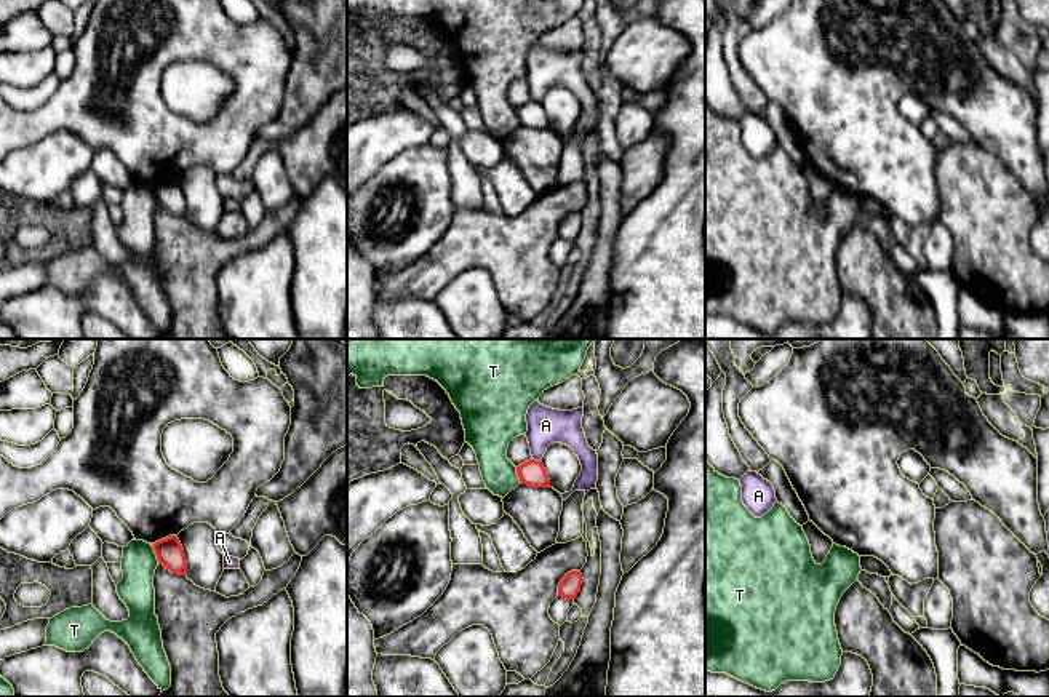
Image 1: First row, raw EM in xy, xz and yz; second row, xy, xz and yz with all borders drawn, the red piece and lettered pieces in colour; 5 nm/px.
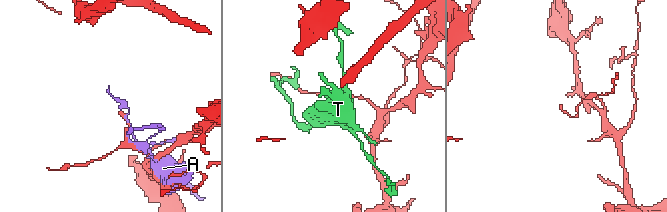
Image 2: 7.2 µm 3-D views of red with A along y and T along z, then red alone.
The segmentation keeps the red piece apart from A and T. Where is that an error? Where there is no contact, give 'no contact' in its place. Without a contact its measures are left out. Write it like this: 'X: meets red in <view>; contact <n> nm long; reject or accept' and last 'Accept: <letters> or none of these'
A: meets red in xz; contact 40 nm long; reject
T: meets red in xz; contact 90 nm long; reject
Accept: none of these

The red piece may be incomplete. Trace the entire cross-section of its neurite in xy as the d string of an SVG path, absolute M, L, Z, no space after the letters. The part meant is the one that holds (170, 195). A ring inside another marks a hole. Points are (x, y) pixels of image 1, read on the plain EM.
M170 177L154 185L154 193L160 206L173 216L185 217L187 203L177 177Z

